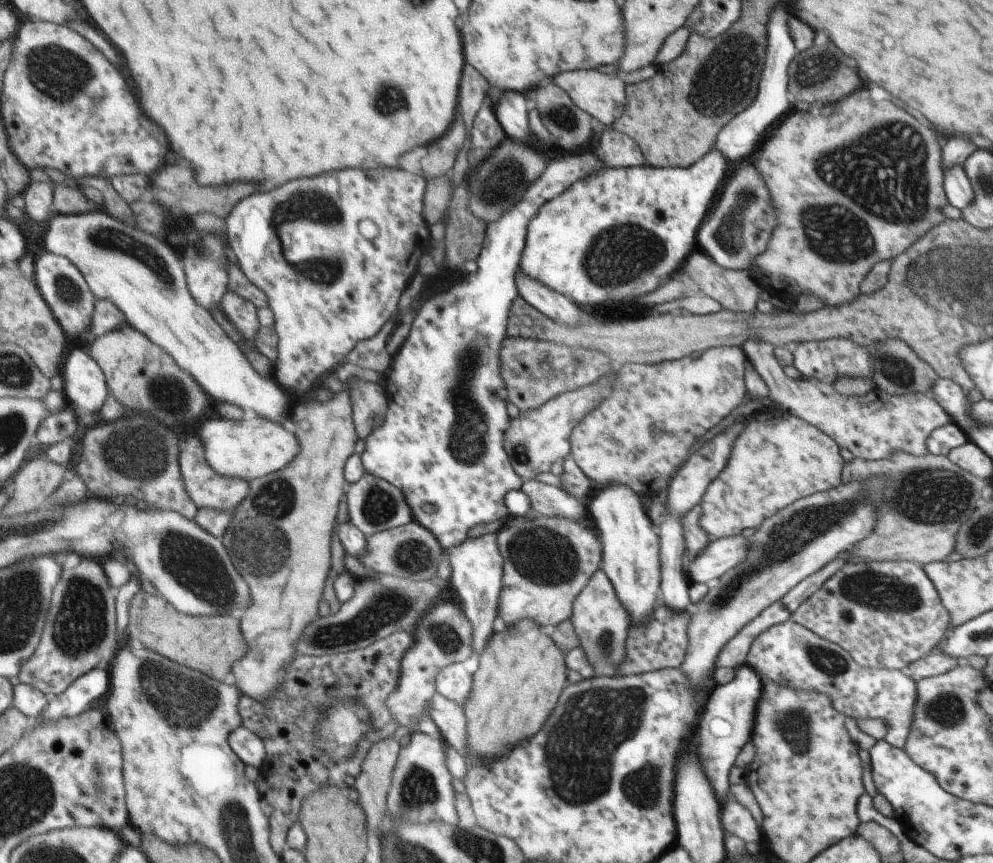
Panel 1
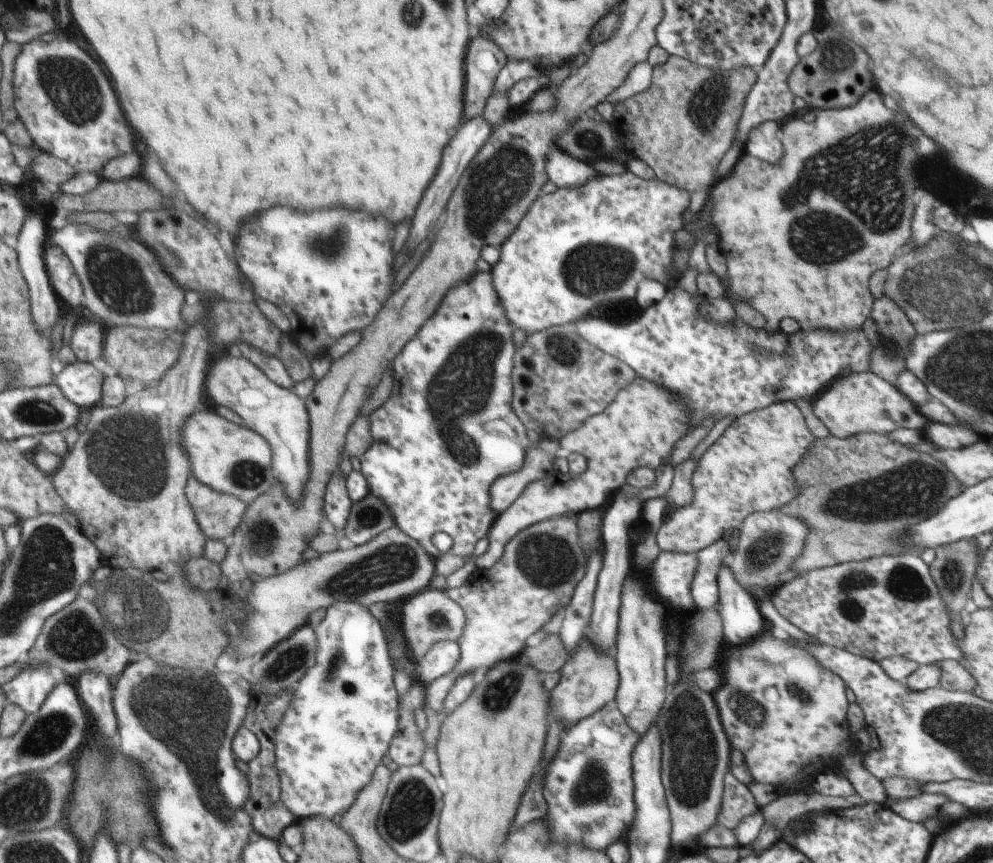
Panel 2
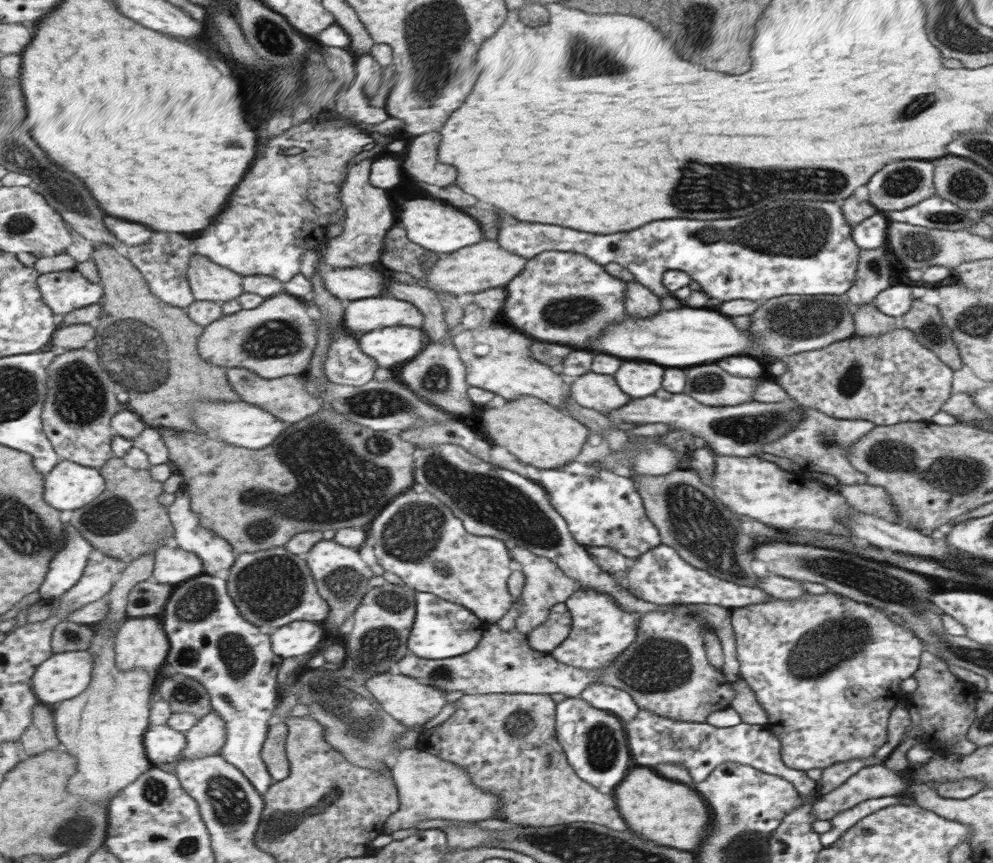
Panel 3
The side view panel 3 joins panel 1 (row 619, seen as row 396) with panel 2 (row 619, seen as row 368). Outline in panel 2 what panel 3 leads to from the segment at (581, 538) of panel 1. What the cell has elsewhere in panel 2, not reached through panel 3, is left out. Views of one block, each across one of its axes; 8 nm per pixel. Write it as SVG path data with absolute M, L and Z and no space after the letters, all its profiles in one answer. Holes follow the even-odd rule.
M575 514L554 516L521 529L507 544L497 562L487 570L475 569L463 585L445 590L446 595L454 600L464 612L464 627L456 640L460 657L451 672L432 680L426 687L426 702L434 711L444 710L444 702L457 678L473 673L477 668L491 669L493 665L508 660L511 654L523 652L521 646L525 638L537 632L555 612L567 606L572 598L583 572L585 560L579 548L578 530Z

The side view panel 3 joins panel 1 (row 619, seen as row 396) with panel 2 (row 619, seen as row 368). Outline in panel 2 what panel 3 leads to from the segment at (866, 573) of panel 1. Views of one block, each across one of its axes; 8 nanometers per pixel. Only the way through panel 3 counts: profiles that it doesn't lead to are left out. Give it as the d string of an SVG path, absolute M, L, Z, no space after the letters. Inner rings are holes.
M881 555L863 561L849 561L832 567L813 569L790 582L779 584L770 596L774 609L787 620L816 638L819 643L833 645L858 657L875 662L891 657L903 657L918 665L943 659L959 662L964 657L949 629L949 616L941 601L931 569L919 556Z

